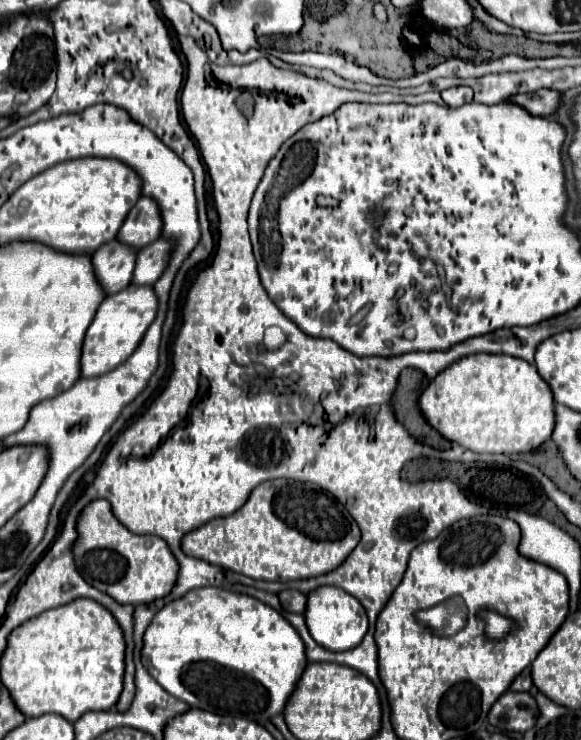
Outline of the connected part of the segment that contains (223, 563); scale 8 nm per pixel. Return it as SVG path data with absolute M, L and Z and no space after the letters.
M268 480L252 490L248 502L238 512L226 518L210 520L202 528L186 534L182 540L182 550L188 556L202 558L210 564L250 576L254 580L292 582L316 578L336 570L336 566L340 566L360 544L360 538L362 532L356 520L350 516L346 506L330 492L322 490L316 484L306 484L298 480Z

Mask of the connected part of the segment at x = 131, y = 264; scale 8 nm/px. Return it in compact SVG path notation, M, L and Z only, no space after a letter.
M112 240L94 252L92 264L96 278L106 290L106 294L120 292L120 288L126 288L132 282L132 268L136 268L136 252Z

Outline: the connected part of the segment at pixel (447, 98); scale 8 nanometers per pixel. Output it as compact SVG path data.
M456 86L456 88L448 88L448 90L442 90L442 100L456 108L460 104L466 104L472 100L472 88L470 86Z

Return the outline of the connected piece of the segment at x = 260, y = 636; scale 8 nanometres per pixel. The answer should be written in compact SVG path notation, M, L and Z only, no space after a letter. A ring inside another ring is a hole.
M196 588L184 598L166 604L154 616L144 634L142 664L164 690L192 708L262 722L282 714L294 694L300 676L308 666L308 658L304 656L306 648L302 642L304 640L292 624L288 624L288 620L268 604L224 588Z

